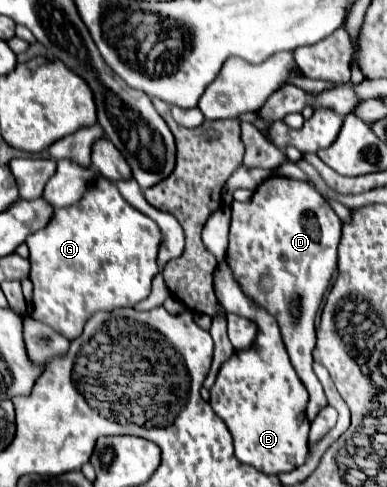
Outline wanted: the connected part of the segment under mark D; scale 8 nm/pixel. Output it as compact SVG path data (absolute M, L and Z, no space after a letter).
M273 175L267 181L263 181L247 203L233 201L231 211L233 211L231 233L229 233L229 249L225 261L233 271L235 281L241 285L243 293L277 319L285 349L293 361L299 379L305 383L309 391L311 399L307 405L307 417L309 421L313 421L315 415L327 405L323 387L317 375L313 373L311 351L315 347L315 315L321 305L323 293L329 287L333 271L337 269L337 245L339 245L343 223L339 221L331 205L309 183L281 177L281 175Z

